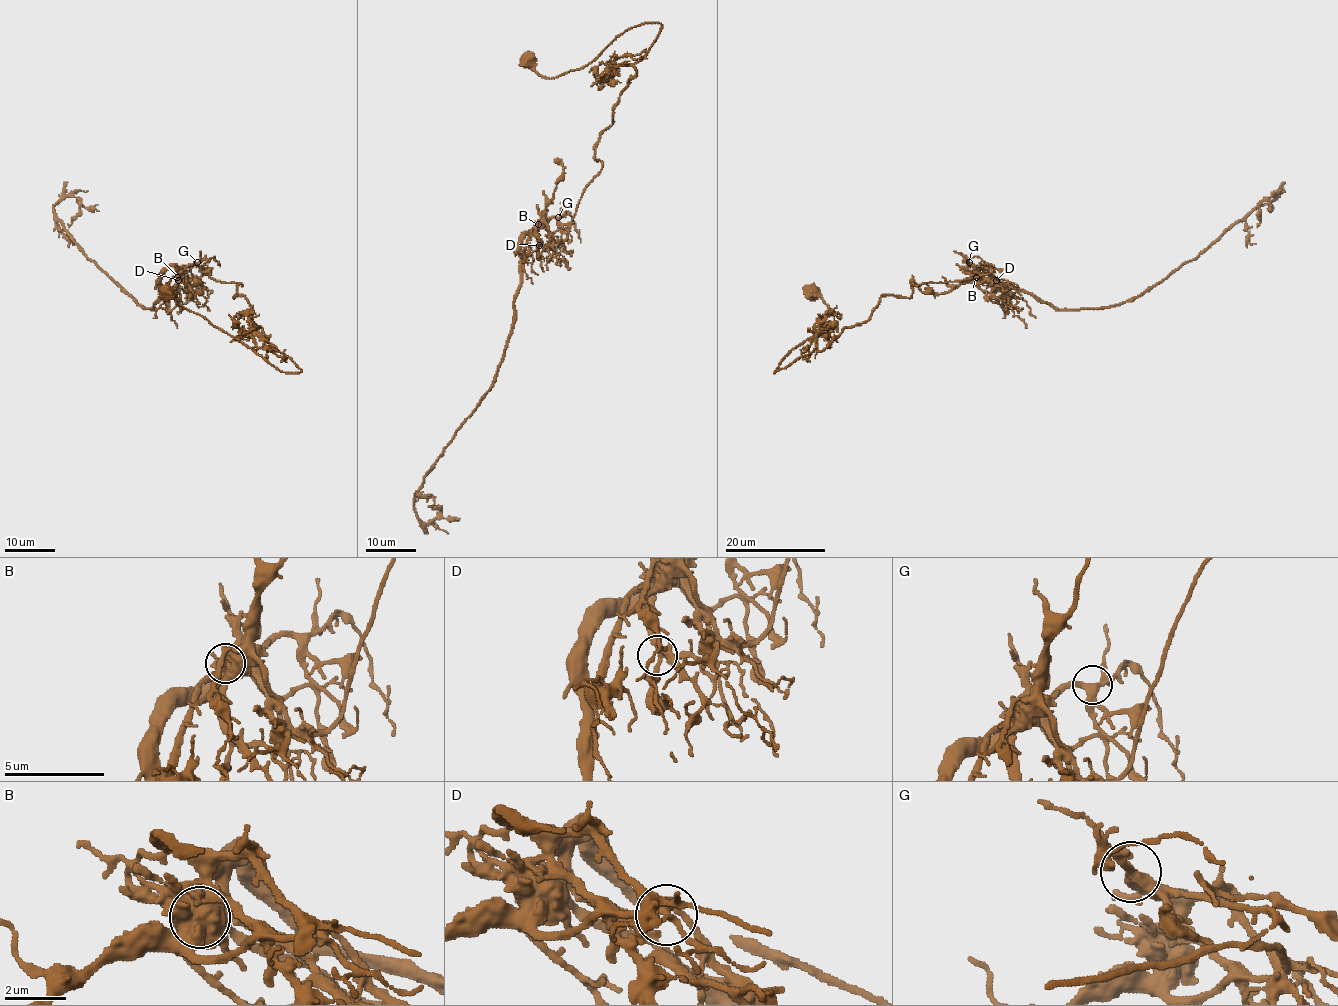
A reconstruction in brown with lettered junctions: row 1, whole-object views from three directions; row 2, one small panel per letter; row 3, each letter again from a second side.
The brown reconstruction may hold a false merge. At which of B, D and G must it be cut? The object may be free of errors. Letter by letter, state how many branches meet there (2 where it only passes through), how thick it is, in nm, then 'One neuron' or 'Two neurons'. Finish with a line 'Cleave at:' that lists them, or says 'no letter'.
B: Branches: 6. Thickness 600 nm. Two neurons
D: Branches: 4. Thickness 280 nm. One neuron
G: Branches: 4. Thickness 320 nm. One neuron
Cleave at: B

